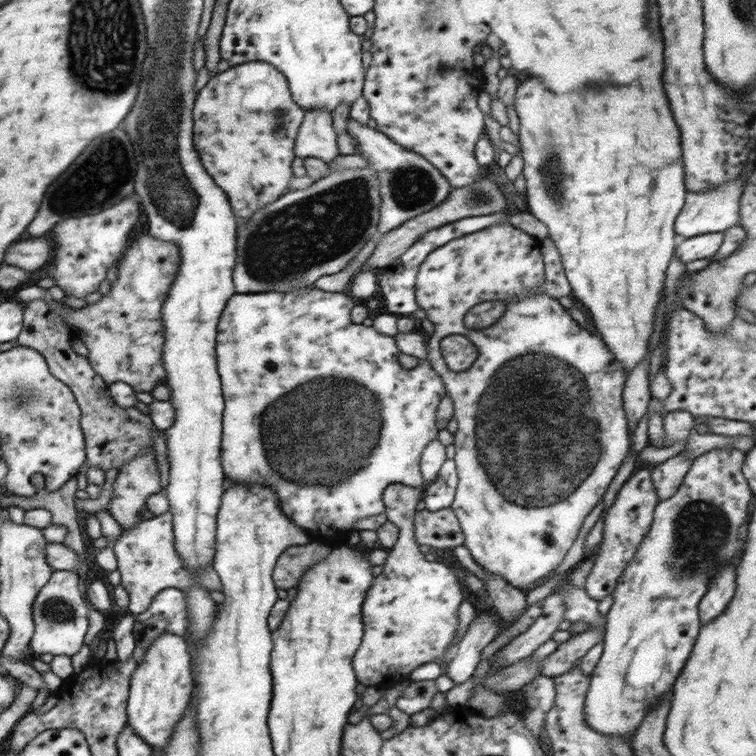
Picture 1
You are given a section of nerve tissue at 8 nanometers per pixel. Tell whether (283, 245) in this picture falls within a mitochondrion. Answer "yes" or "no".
yes

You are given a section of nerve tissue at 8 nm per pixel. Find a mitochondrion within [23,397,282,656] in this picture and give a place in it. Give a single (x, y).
(56, 610)

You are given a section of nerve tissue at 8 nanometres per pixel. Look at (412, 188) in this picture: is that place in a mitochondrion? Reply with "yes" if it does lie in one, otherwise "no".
yes

